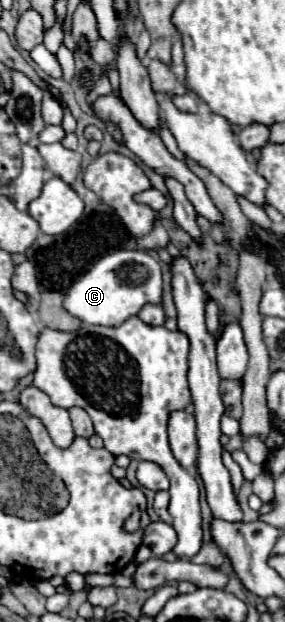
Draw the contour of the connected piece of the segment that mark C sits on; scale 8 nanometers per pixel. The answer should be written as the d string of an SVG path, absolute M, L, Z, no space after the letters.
M120 249L102 257L88 273L84 273L68 291L64 307L84 323L102 325L102 327L120 327L146 303L162 301L162 269L156 259L144 251Z

